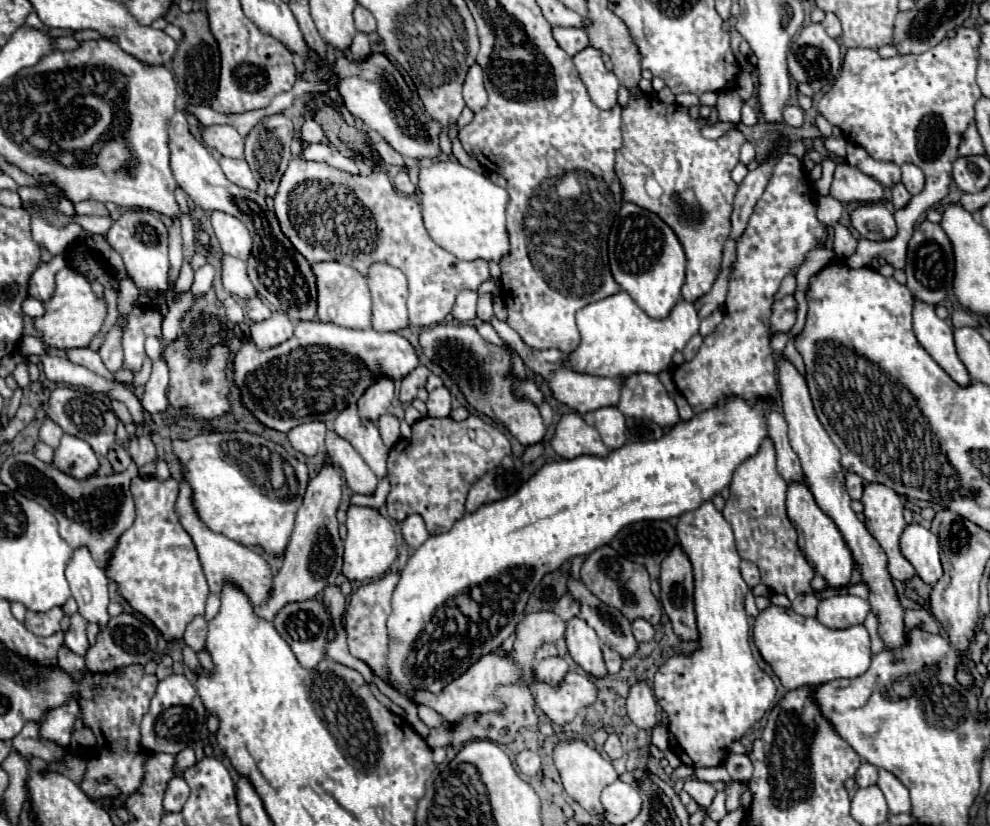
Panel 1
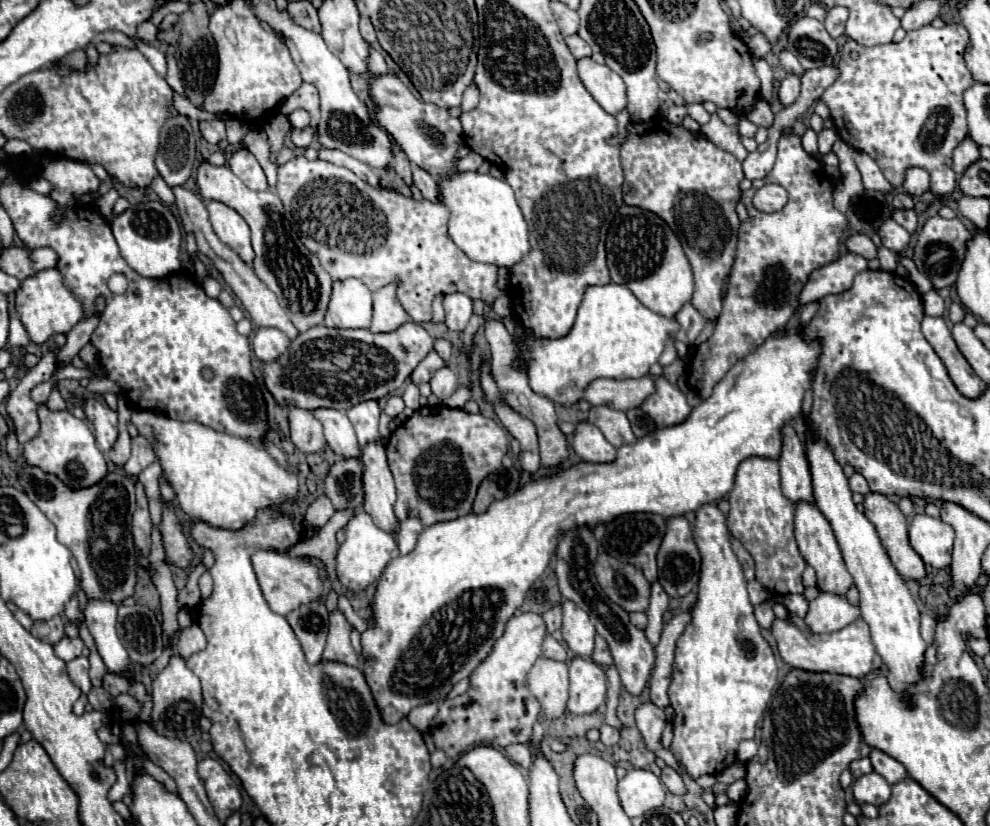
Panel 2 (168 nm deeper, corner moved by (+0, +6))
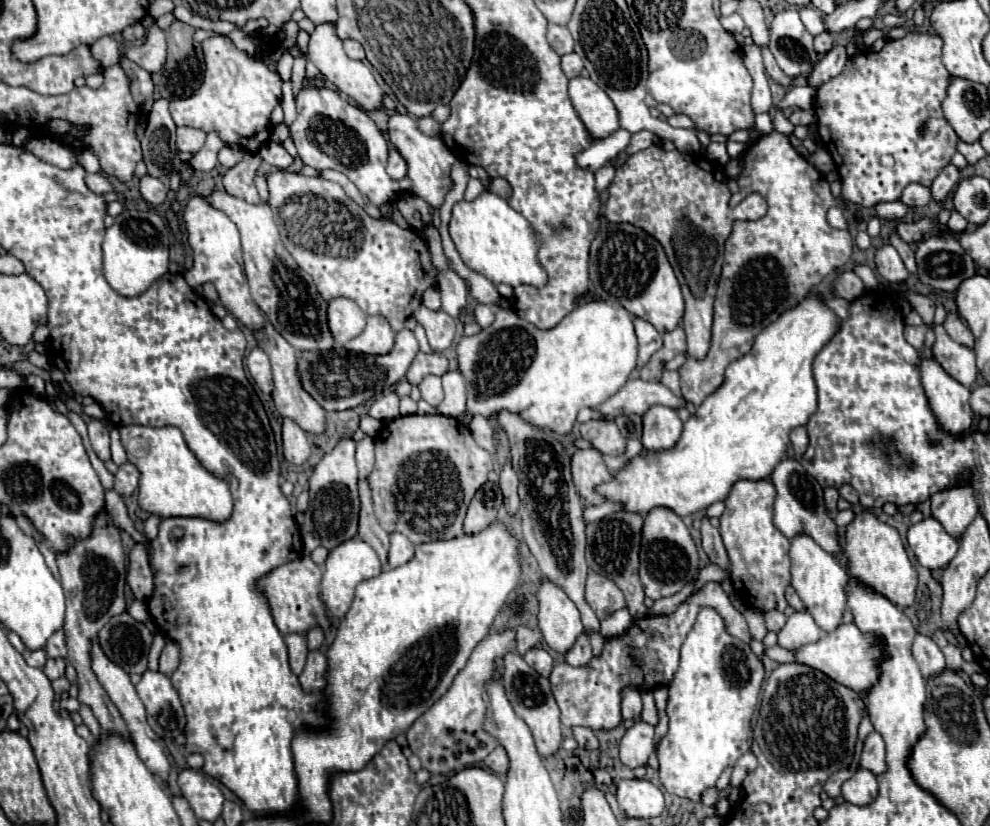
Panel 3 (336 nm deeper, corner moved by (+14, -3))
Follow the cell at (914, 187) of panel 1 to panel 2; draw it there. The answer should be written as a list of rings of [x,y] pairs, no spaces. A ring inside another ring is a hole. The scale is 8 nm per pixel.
[[[912,166],[906,170],[906,176],[904,176],[904,184],[902,188],[912,194],[912,196],[922,196],[928,188],[930,188],[930,176],[924,168],[918,168],[918,166]]]

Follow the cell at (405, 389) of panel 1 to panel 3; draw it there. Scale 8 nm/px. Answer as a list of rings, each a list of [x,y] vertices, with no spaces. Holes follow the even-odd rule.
[[[418,353],[412,361],[406,379],[418,385],[426,375],[444,375],[448,371],[448,359],[442,353]]]

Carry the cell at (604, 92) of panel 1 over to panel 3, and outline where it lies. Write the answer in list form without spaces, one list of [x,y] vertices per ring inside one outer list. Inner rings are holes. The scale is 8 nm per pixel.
[[[586,77],[570,79],[570,101],[594,141],[620,129],[620,119],[610,97]]]

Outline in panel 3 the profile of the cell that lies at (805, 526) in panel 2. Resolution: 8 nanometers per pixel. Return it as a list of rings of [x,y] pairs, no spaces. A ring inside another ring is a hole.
[[[798,535],[792,539],[790,547],[792,559],[792,587],[802,599],[806,611],[814,617],[816,625],[822,631],[834,631],[842,623],[842,615],[846,611],[846,585],[850,583],[850,575],[844,565],[836,561],[834,555],[826,553],[820,545],[816,545],[808,535]]]

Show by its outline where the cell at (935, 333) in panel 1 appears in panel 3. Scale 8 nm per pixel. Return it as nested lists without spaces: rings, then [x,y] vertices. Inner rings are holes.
[[[924,359],[922,365],[922,387],[930,401],[938,427],[952,437],[962,435],[972,425],[970,389],[952,379],[934,359]]]

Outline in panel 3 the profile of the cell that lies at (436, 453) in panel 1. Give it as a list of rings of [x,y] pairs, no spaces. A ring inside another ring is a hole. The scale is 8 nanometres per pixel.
[[[400,415],[388,421],[378,435],[374,437],[376,443],[376,465],[368,475],[368,485],[372,491],[374,513],[380,525],[388,533],[402,533],[414,545],[440,541],[440,539],[454,539],[464,535],[462,521],[468,509],[470,499],[474,493],[488,481],[488,473],[492,471],[492,455],[476,445],[470,429],[446,415]]]

